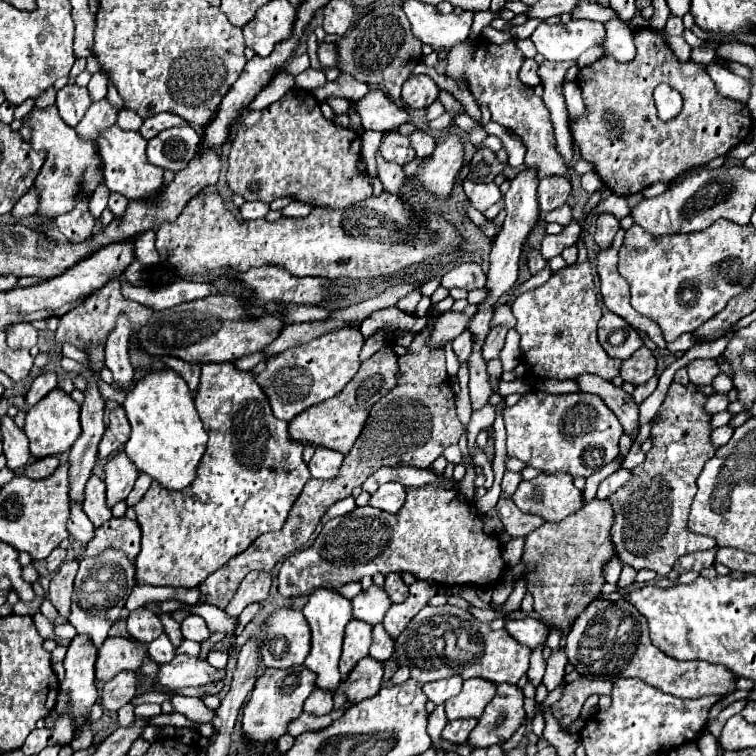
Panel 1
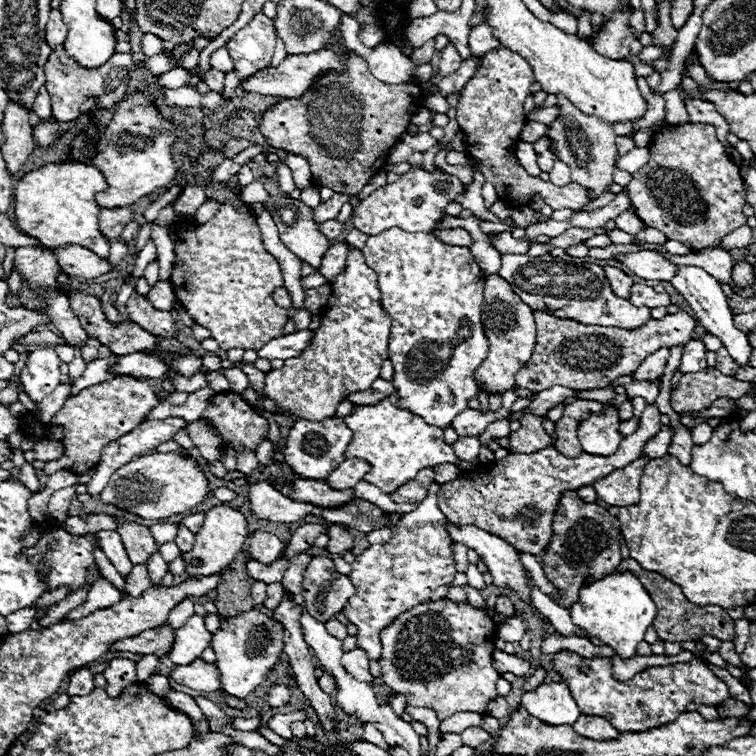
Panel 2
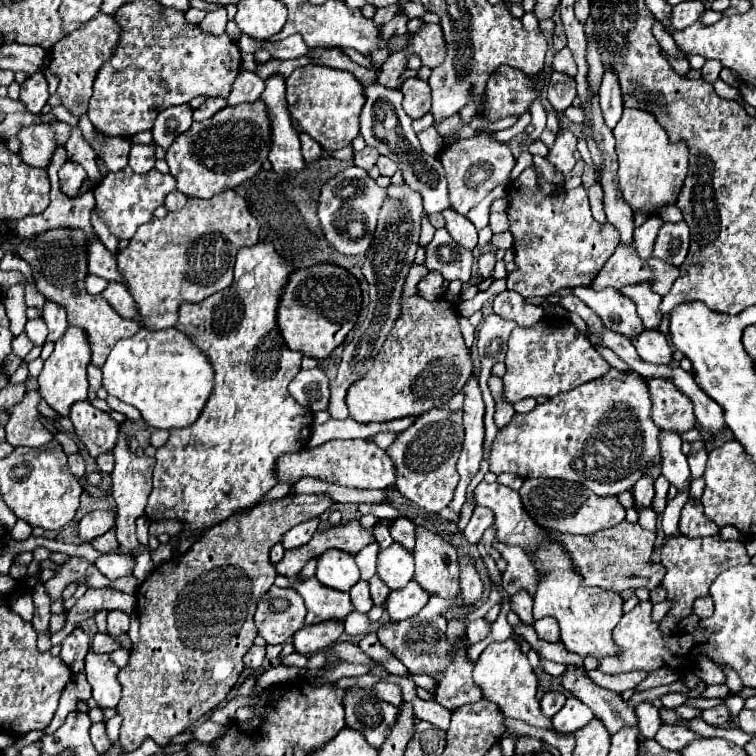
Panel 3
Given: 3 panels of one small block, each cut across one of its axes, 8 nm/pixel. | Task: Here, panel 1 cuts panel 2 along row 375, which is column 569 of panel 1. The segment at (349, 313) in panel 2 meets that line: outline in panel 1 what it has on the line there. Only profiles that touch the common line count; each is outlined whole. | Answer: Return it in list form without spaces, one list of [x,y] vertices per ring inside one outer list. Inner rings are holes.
[[[588,260],[582,266],[566,266],[554,272],[544,286],[520,294],[512,304],[512,312],[518,320],[516,332],[520,334],[522,362],[534,378],[574,380],[582,374],[596,374],[612,380],[620,374],[622,362],[610,358],[596,340],[596,324],[602,312],[598,308]]]

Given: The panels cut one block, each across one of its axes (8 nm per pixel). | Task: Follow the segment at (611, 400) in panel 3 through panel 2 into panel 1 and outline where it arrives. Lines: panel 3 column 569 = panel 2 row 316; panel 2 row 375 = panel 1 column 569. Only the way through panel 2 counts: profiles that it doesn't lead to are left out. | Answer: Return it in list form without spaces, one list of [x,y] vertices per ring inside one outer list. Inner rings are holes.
[[[528,392],[512,408],[504,408],[504,422],[508,434],[508,456],[520,458],[526,466],[532,466],[546,474],[570,474],[570,476],[590,476],[602,470],[606,464],[618,458],[618,440],[624,434],[616,414],[594,394],[576,392],[552,396],[546,392]]]

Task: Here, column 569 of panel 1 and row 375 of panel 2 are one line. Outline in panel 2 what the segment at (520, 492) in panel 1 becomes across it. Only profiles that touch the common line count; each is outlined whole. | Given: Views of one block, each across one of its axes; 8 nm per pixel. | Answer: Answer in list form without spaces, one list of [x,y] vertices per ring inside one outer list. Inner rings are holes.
[[[492,274],[486,278],[484,284],[484,302],[482,302],[482,326],[484,334],[490,342],[490,350],[482,366],[476,370],[474,378],[482,384],[482,390],[486,394],[504,394],[512,388],[516,388],[516,372],[526,366],[526,362],[532,356],[534,344],[536,344],[536,326],[534,326],[534,310],[526,306],[514,292],[512,286],[500,278],[498,274]]]

